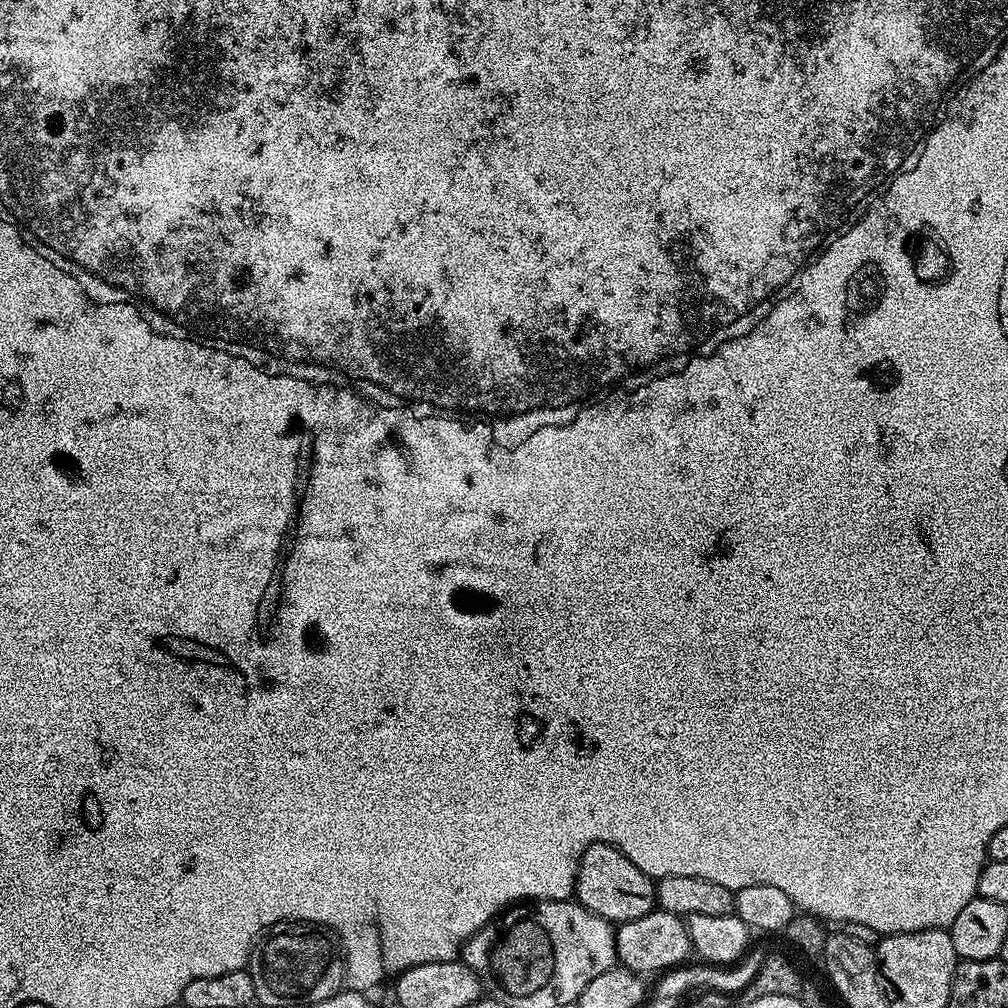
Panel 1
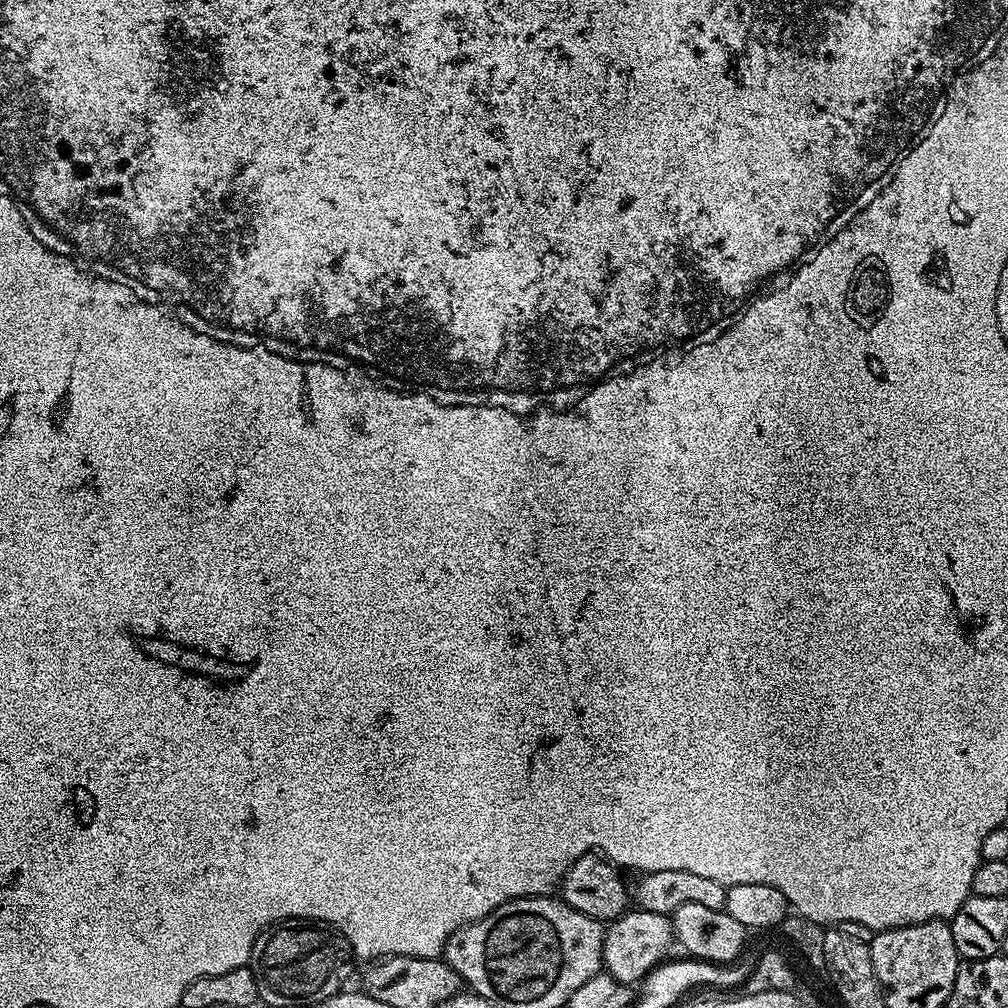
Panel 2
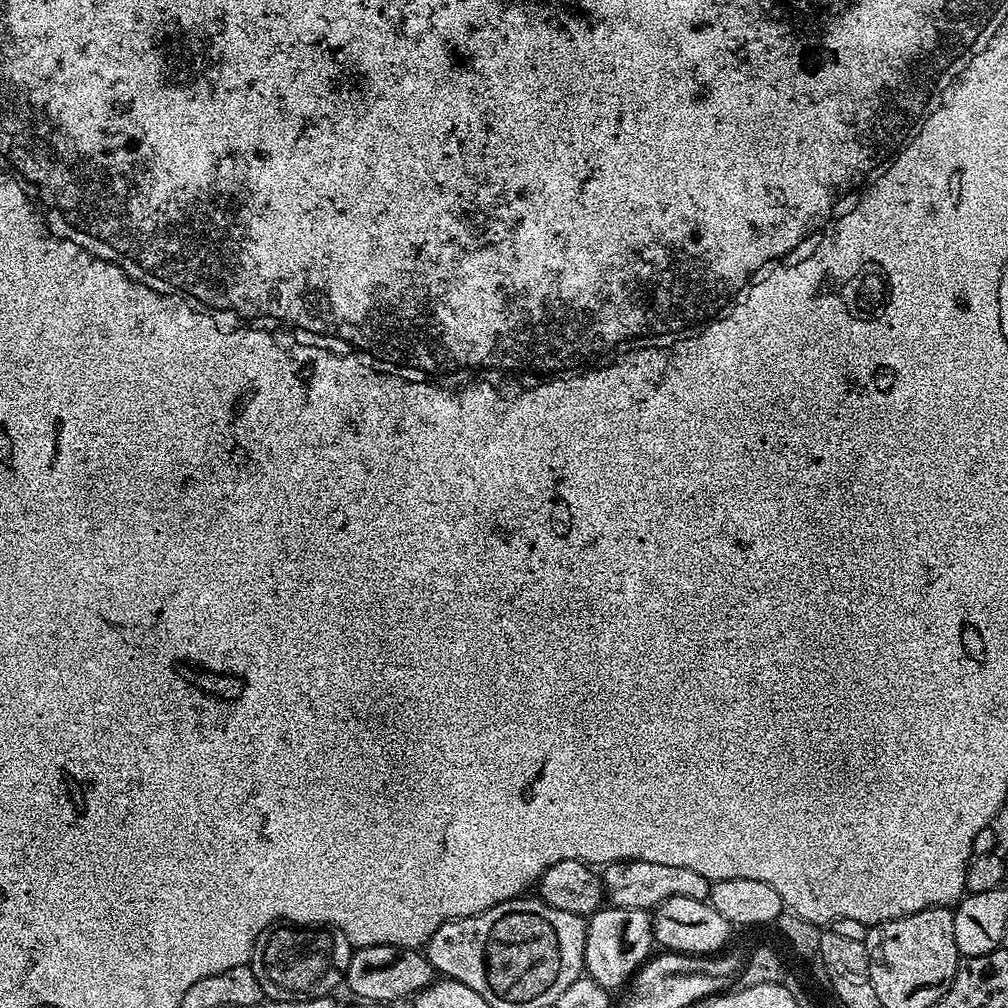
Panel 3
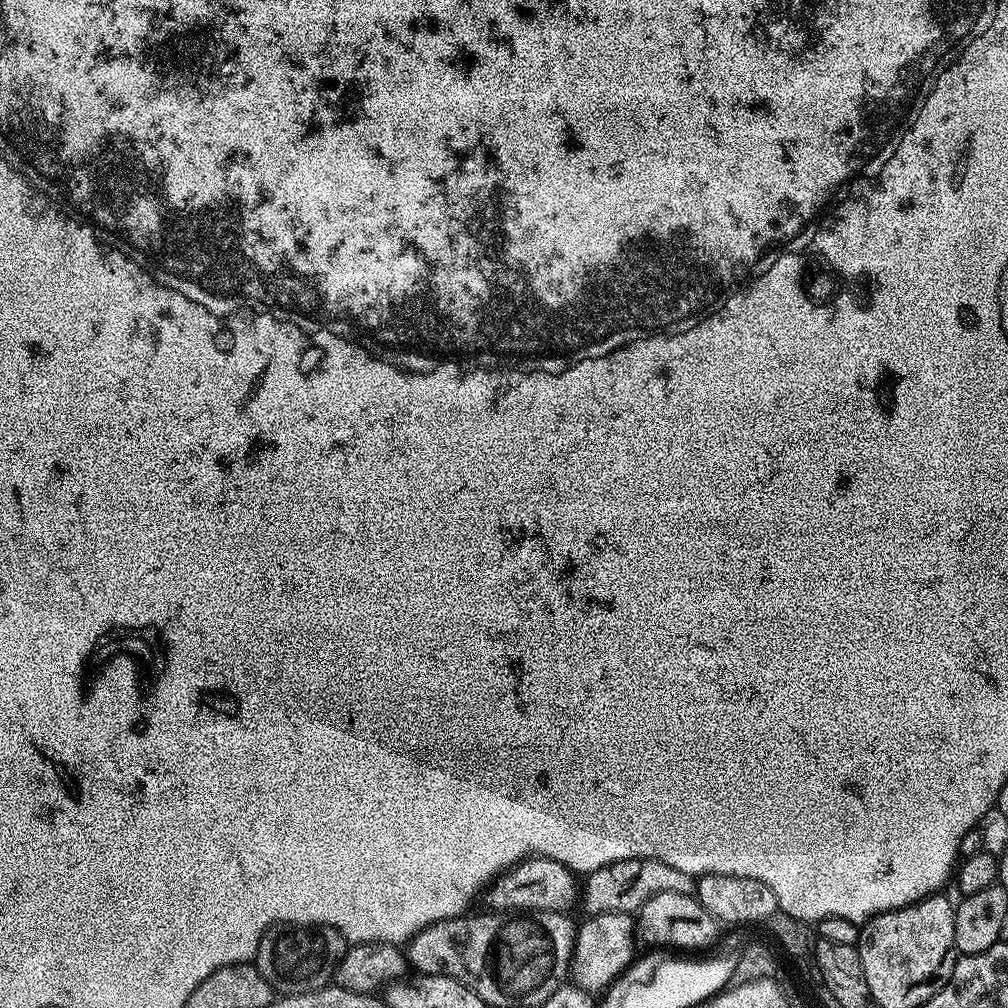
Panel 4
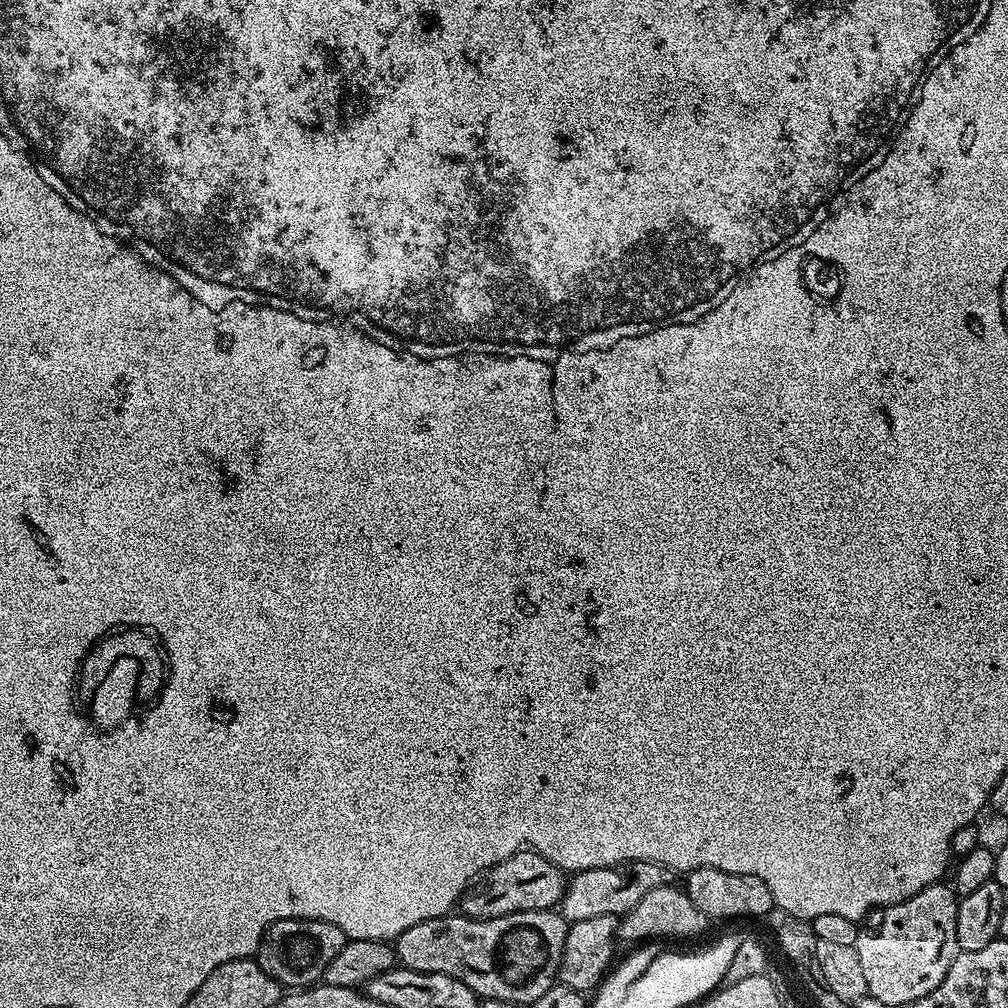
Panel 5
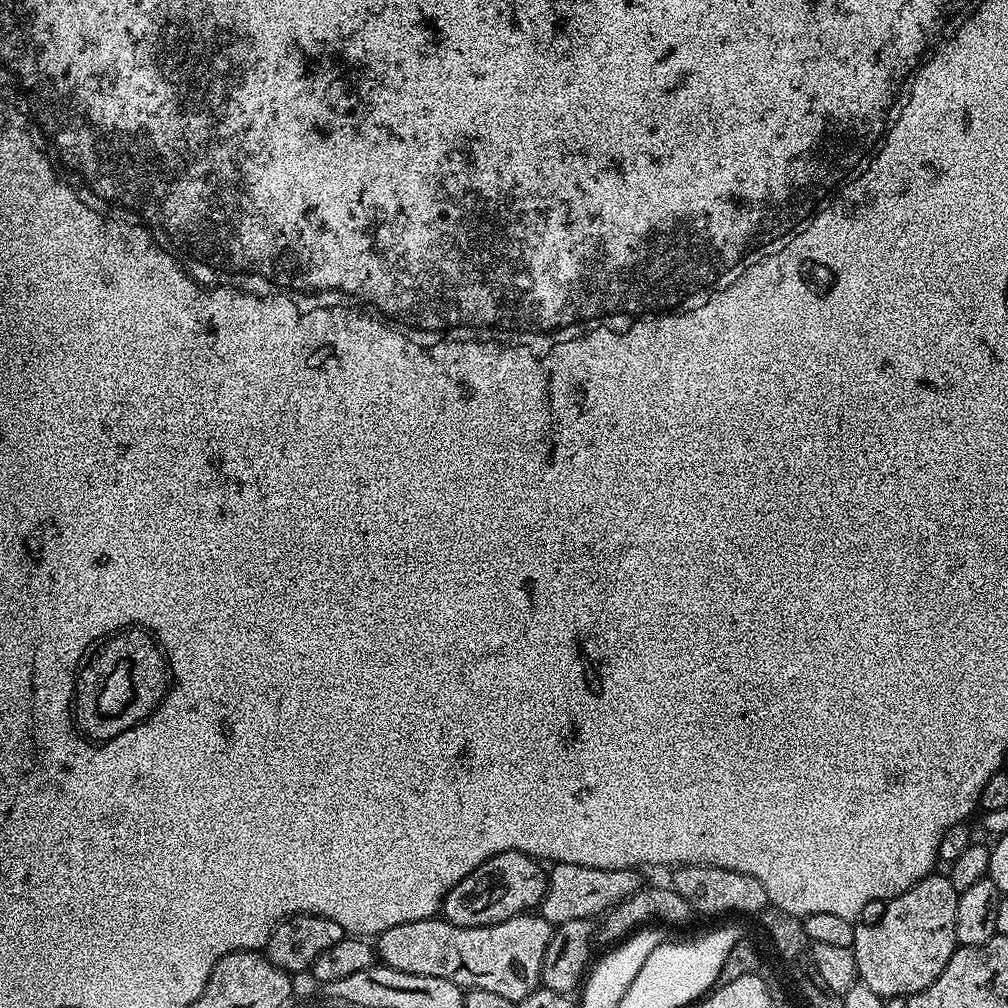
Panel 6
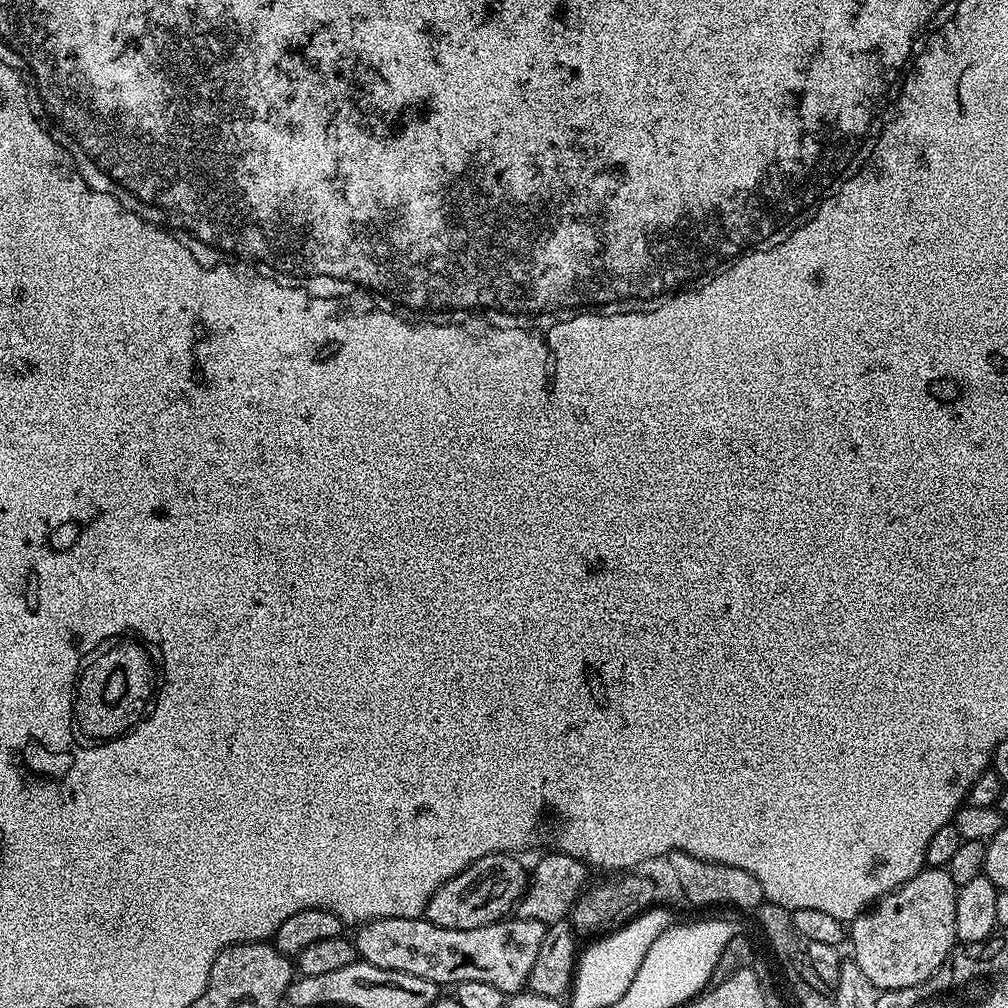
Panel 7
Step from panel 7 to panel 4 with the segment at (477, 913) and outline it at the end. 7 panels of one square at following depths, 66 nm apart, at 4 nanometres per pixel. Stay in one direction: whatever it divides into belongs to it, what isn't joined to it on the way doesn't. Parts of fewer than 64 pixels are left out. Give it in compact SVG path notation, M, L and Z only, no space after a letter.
M533 856L527 860L521 860L514 868L508 869L487 889L487 907L492 910L519 910L520 912L562 912L571 913L572 907L578 904L578 876L571 868L562 862L551 860L545 856Z

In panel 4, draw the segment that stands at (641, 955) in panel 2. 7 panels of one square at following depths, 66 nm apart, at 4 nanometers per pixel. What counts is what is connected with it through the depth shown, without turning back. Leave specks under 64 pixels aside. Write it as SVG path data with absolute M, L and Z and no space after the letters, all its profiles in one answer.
M597 912L589 915L587 919L588 921L584 925L581 923L576 930L570 976L582 990L603 994L633 963L637 955L638 928L633 917L626 912Z

